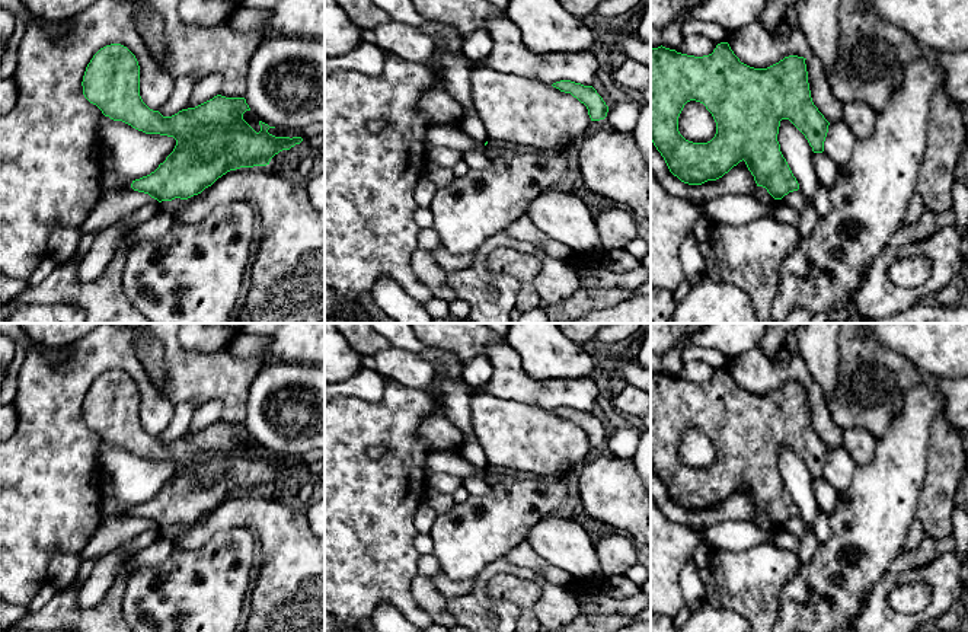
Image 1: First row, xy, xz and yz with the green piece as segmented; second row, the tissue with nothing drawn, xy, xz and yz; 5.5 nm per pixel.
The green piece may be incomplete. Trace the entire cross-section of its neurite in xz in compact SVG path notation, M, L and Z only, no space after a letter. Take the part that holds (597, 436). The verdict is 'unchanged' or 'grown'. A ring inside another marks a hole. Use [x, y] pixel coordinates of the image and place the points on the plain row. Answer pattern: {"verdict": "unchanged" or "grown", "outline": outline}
{"verdict": "unchanged", "outline": "M560 406L552 411L560 418L571 419L588 435L591 447L600 447L607 443L608 432L592 412L584 412L571 406Z"}

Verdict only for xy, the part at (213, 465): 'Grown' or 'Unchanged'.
Unchanged

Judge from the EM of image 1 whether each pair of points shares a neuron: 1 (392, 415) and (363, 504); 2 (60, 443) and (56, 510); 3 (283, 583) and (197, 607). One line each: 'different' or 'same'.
1: same
2: same
3: different

